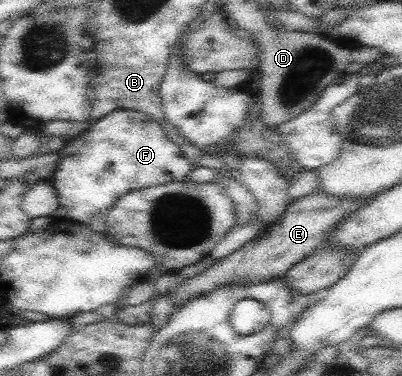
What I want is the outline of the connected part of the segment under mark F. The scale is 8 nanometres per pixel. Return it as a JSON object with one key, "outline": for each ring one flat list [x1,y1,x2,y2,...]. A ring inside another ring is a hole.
{"outline":[[118,107,102,115,101,119,97,119,85,131,65,142,57,152,57,168,51,175,50,184,55,188,59,205,64,207,63,217,74,223,88,225,92,215,104,217,122,195,144,187,183,181,195,168,181,153,179,145,167,138,158,121,144,111]]}

